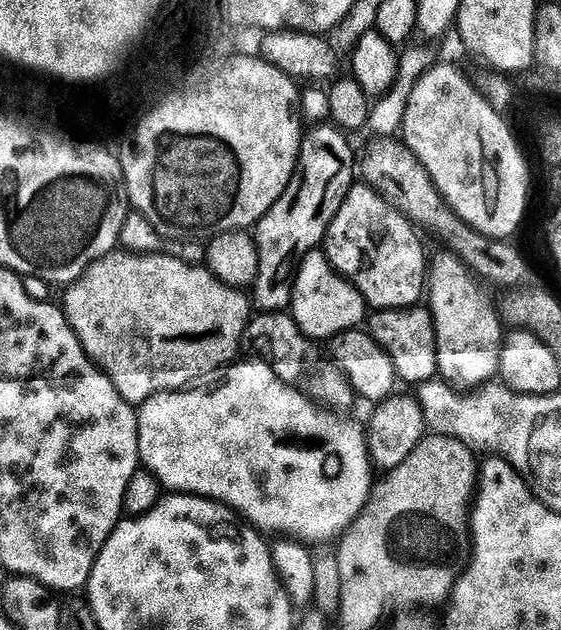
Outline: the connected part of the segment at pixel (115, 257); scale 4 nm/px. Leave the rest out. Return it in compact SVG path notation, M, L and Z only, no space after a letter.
M115 250L94 261L86 271L72 284L67 285L62 301L64 316L70 322L74 334L82 342L86 354L91 358L93 364L100 369L104 375L109 376L118 390L118 394L127 404L139 406L145 404L152 396L157 396L160 392L179 392L189 386L200 382L203 376L208 376L211 372L216 372L220 367L231 365L237 359L240 348L242 352L242 341L249 331L248 308L250 310L249 297L243 296L239 292L239 287L229 286L221 280L219 275L207 272L204 268L195 268L192 264L183 264L180 260L175 260L172 256L162 256L163 254L137 255L125 250Z

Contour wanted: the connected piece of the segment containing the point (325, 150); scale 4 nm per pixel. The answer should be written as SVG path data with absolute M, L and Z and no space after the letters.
M326 124L303 135L301 145L298 149L298 162L301 166L300 172L304 174L302 184L292 202L287 204L287 199L282 198L256 225L254 239L257 244L258 262L256 265L257 276L254 281L254 294L252 293L253 305L264 311L264 314L274 314L289 307L292 292L289 287L278 286L285 278L286 272L283 269L286 262L294 255L304 256L309 250L317 249L324 241L326 233L339 212L346 195L354 180L352 180L352 150L347 142L349 140L345 133L339 129Z

